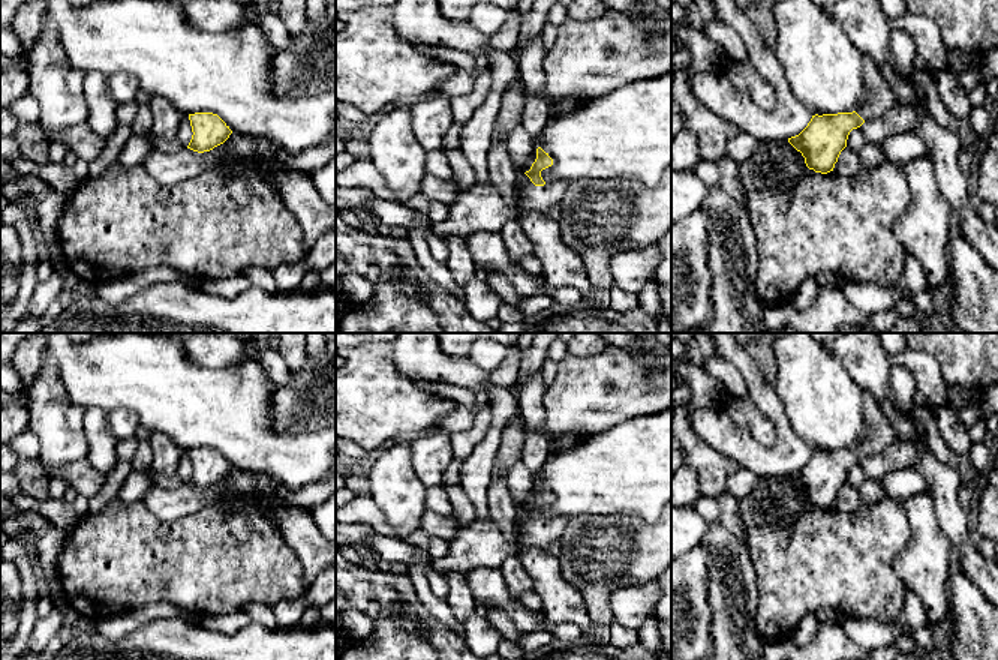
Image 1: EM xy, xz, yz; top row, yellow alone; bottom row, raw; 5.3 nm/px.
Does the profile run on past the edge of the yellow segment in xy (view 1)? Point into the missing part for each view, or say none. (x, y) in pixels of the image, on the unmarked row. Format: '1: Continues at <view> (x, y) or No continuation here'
1: No continuation here

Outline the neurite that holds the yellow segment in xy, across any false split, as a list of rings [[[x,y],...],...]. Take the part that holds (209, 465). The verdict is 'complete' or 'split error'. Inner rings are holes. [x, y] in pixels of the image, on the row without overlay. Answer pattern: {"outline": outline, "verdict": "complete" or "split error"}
{"outline": [[[213,448],[189,450],[189,456],[193,471],[187,484],[198,489],[213,486],[214,483],[223,480],[232,470],[229,462]]], "verdict": "complete"}

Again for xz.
{"outline": [[[541,483],[530,506],[521,510],[518,536],[506,537],[492,519],[475,519],[448,542],[448,552],[430,561],[433,572],[442,576],[457,572],[468,574],[478,567],[500,568],[521,548],[548,550],[560,540],[569,518],[545,519],[541,507],[551,502],[553,495]]], "verdict": "split error"}

